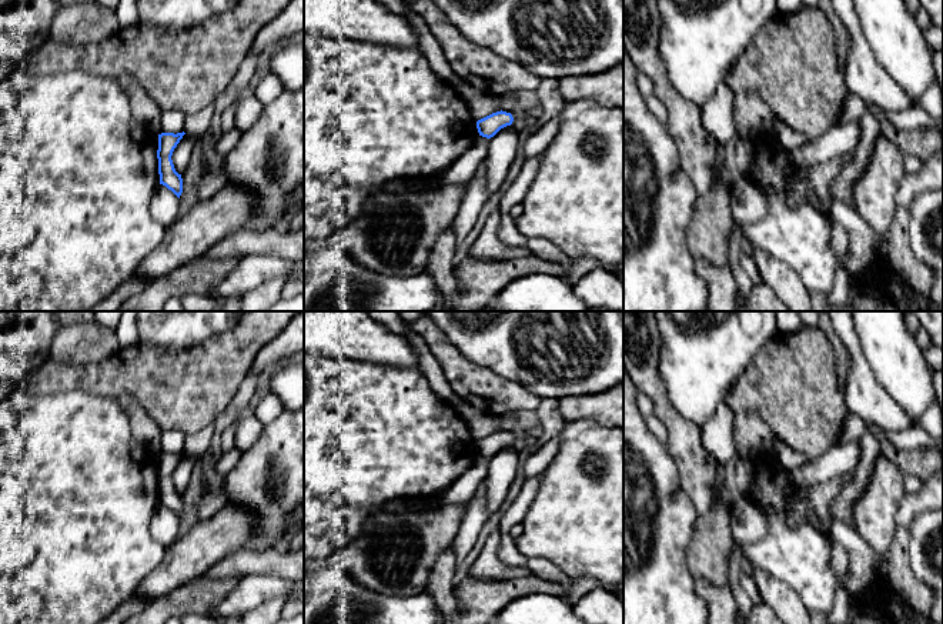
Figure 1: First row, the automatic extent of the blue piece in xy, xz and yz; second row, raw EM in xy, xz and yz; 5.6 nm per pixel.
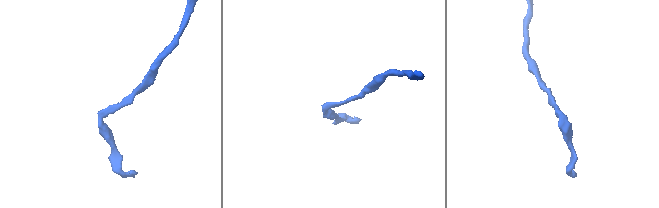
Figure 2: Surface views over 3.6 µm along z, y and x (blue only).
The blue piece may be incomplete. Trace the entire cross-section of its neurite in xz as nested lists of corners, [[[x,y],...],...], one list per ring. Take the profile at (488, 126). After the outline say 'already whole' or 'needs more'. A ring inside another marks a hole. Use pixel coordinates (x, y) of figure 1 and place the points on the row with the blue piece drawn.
[[[496,111],[492,113],[481,120],[476,121],[476,129],[479,136],[491,139],[494,137],[501,129],[511,126],[514,117],[511,113],[506,111]]]; already whole

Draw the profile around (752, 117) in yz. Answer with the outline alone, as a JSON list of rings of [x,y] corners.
[[[752,93],[735,94],[735,129],[736,134],[752,139],[769,131],[778,121],[765,101]]]

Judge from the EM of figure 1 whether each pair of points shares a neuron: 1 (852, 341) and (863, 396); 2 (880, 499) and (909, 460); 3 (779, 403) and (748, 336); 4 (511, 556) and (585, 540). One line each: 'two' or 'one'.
1: one
2: two
3: two
4: two

